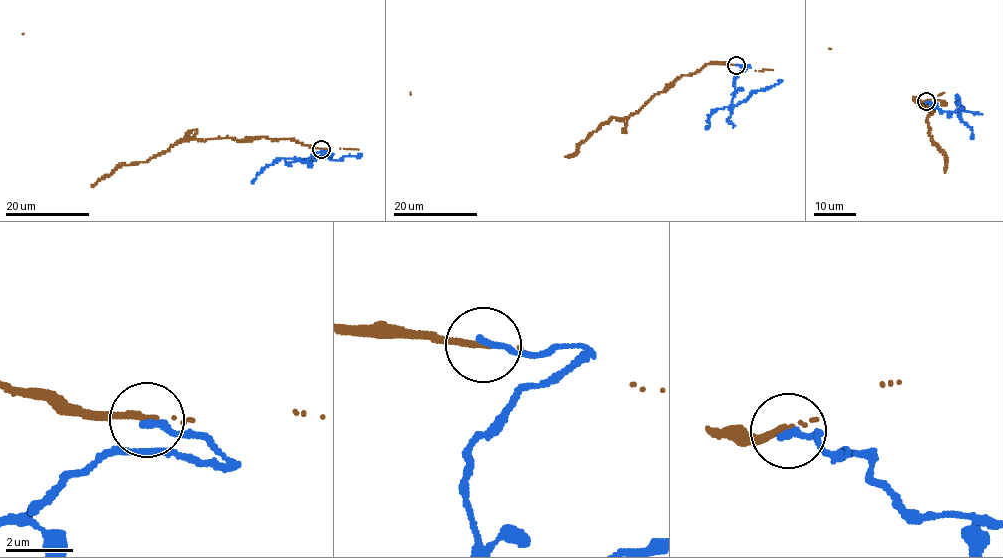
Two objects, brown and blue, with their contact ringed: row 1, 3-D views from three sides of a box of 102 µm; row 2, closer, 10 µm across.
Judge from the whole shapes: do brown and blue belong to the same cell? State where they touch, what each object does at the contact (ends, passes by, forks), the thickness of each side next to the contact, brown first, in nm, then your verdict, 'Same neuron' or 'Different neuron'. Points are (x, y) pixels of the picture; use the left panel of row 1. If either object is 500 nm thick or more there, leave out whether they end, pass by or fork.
Place: (321, 149). At the ring brown passes by. At the ring blue ends. Thickness 140 nm (brown) against 200 nm. Different neuron

